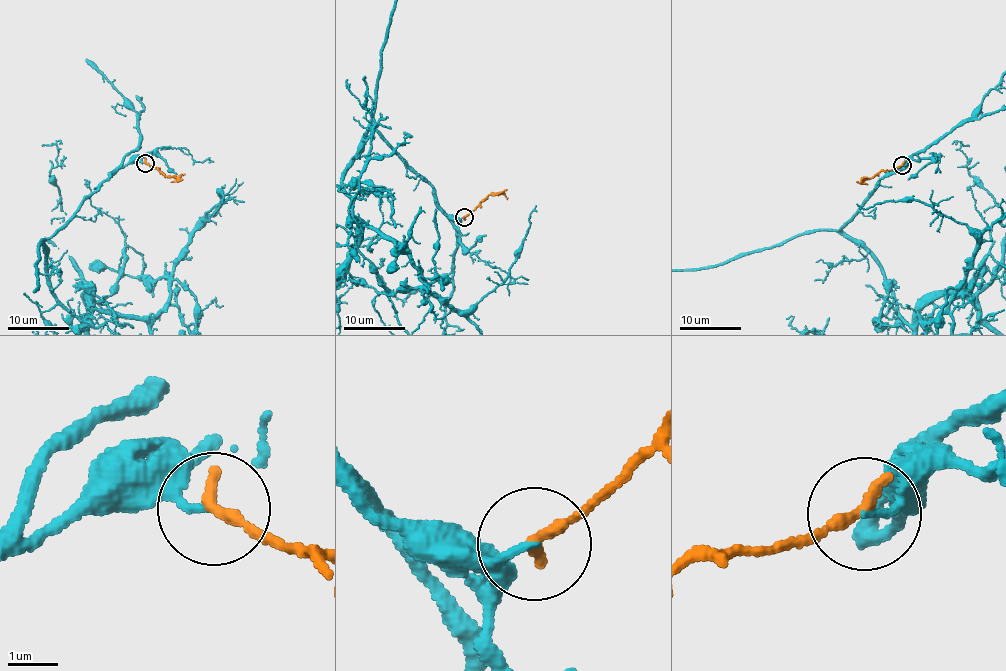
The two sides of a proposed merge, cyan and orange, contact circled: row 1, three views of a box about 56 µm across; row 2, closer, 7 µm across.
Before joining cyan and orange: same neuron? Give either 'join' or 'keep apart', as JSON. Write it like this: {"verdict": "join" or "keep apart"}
{"verdict": "keep apart"}

